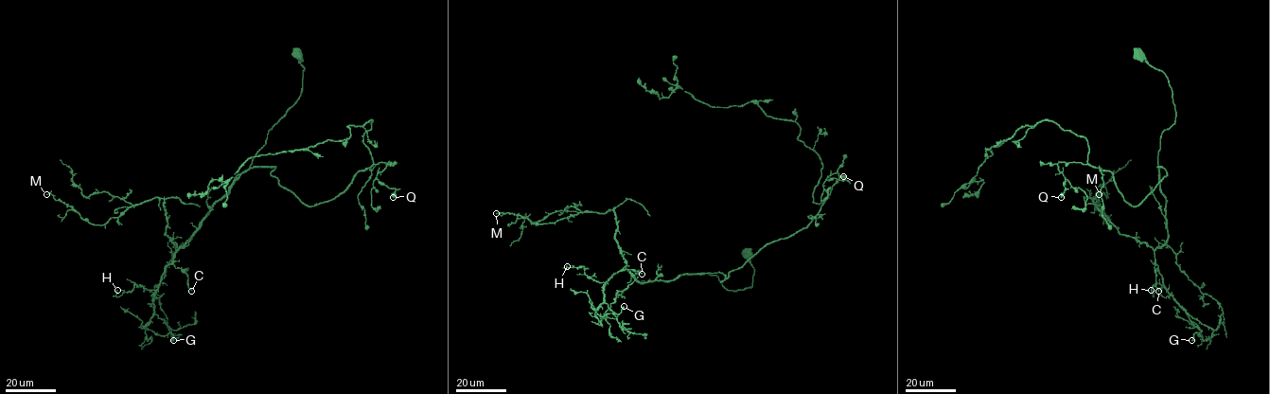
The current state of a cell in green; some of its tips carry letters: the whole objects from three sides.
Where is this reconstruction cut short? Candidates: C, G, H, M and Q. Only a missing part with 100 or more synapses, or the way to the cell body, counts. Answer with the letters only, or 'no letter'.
no letter

